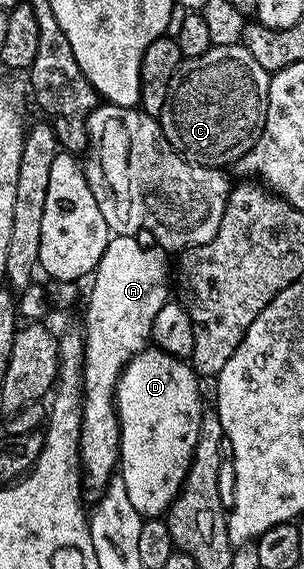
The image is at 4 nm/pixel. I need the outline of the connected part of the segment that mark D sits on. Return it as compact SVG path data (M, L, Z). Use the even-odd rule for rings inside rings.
M145 346L128 361L116 384L116 417L120 423L118 479L126 486L126 498L142 518L160 518L180 492L198 442L198 426L206 407L200 401L200 384L187 359L171 356L155 346Z

